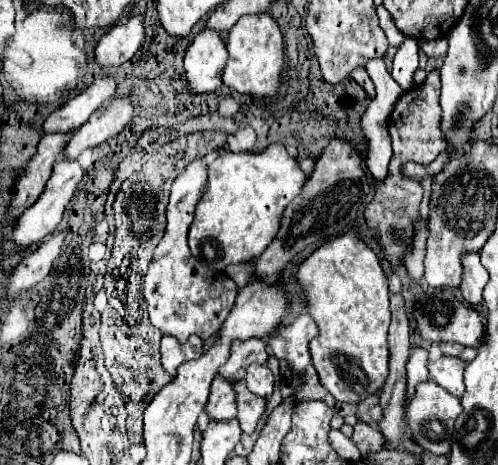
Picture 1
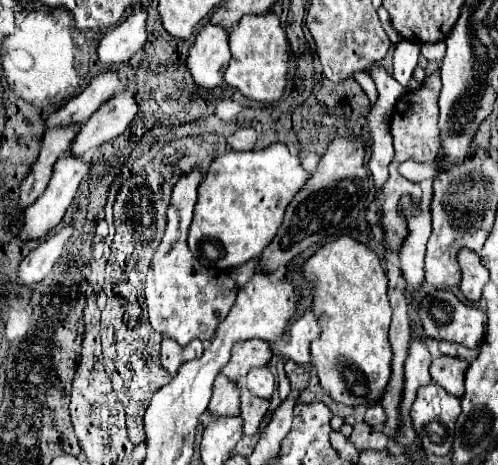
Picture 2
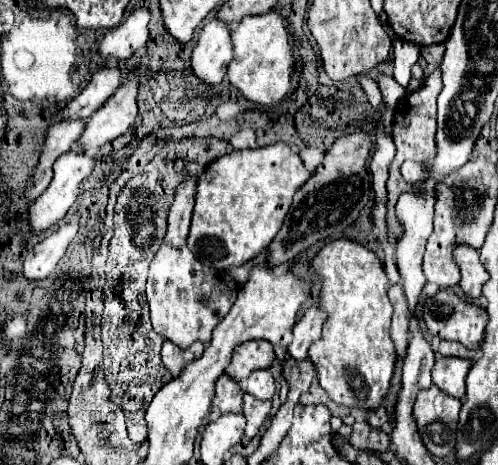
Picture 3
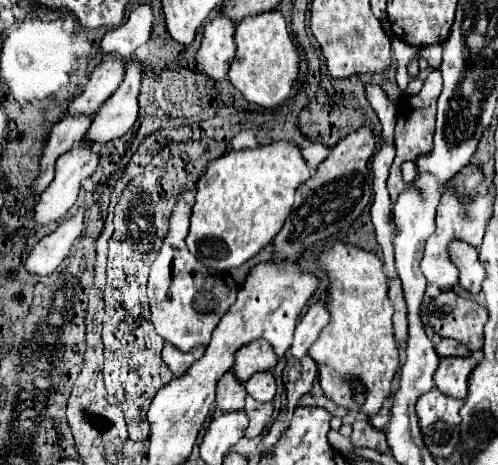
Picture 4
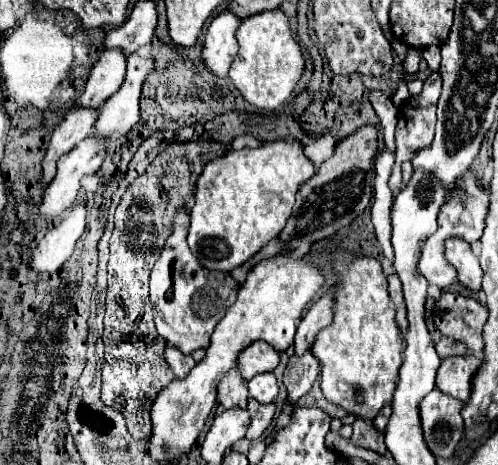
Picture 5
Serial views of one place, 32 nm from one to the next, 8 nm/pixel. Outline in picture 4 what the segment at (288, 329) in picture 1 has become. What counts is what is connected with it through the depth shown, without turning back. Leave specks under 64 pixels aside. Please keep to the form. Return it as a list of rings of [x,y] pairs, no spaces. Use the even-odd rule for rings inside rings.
[[[320,298],[318,302],[314,302],[308,312],[300,318],[296,332],[294,332],[294,344],[292,344],[292,354],[296,358],[304,356],[308,352],[308,348],[314,344],[316,336],[320,334],[320,330],[330,322],[330,312],[324,304],[324,298]]]

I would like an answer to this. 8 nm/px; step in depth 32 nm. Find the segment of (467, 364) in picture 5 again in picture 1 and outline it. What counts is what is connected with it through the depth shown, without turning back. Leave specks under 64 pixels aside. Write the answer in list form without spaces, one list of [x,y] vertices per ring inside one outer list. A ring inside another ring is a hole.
[[[442,356],[434,362],[430,362],[430,378],[440,384],[442,388],[446,388],[450,394],[454,396],[462,396],[464,394],[464,368],[466,362],[464,360],[456,360],[452,356]]]

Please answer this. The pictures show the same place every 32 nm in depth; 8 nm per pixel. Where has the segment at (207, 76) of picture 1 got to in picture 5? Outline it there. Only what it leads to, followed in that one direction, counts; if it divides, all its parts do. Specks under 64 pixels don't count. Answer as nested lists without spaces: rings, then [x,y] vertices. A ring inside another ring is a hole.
[[[226,8],[210,22],[210,26],[206,30],[202,58],[216,76],[226,76],[230,70],[230,64],[238,52],[236,32],[238,32],[240,24],[242,24],[242,20]]]

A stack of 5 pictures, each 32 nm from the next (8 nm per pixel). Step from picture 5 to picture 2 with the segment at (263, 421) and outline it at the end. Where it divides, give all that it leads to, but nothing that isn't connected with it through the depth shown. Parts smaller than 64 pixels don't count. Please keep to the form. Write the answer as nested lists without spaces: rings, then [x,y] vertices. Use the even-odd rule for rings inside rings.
[[[240,388],[240,392],[242,392],[240,416],[244,418],[244,434],[246,434],[246,436],[254,436],[254,434],[258,432],[260,422],[262,422],[264,416],[268,414],[270,402],[252,396],[246,388]]]

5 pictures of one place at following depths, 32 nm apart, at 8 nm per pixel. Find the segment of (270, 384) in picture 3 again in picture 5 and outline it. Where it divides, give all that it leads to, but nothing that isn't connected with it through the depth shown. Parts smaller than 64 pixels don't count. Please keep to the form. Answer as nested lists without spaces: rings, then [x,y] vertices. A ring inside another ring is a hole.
[[[266,372],[266,374],[254,376],[248,382],[248,390],[250,390],[250,396],[254,400],[258,400],[260,404],[270,404],[278,396],[278,384],[276,384],[276,378],[274,378],[272,372],[270,374]]]

